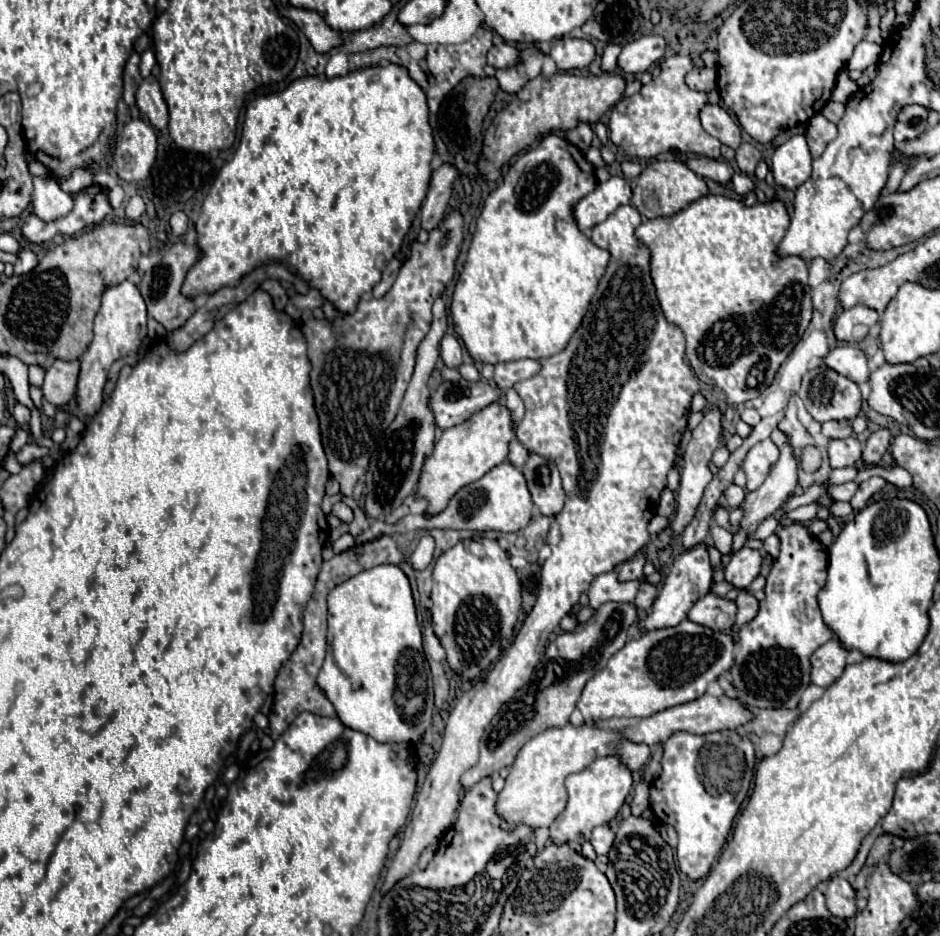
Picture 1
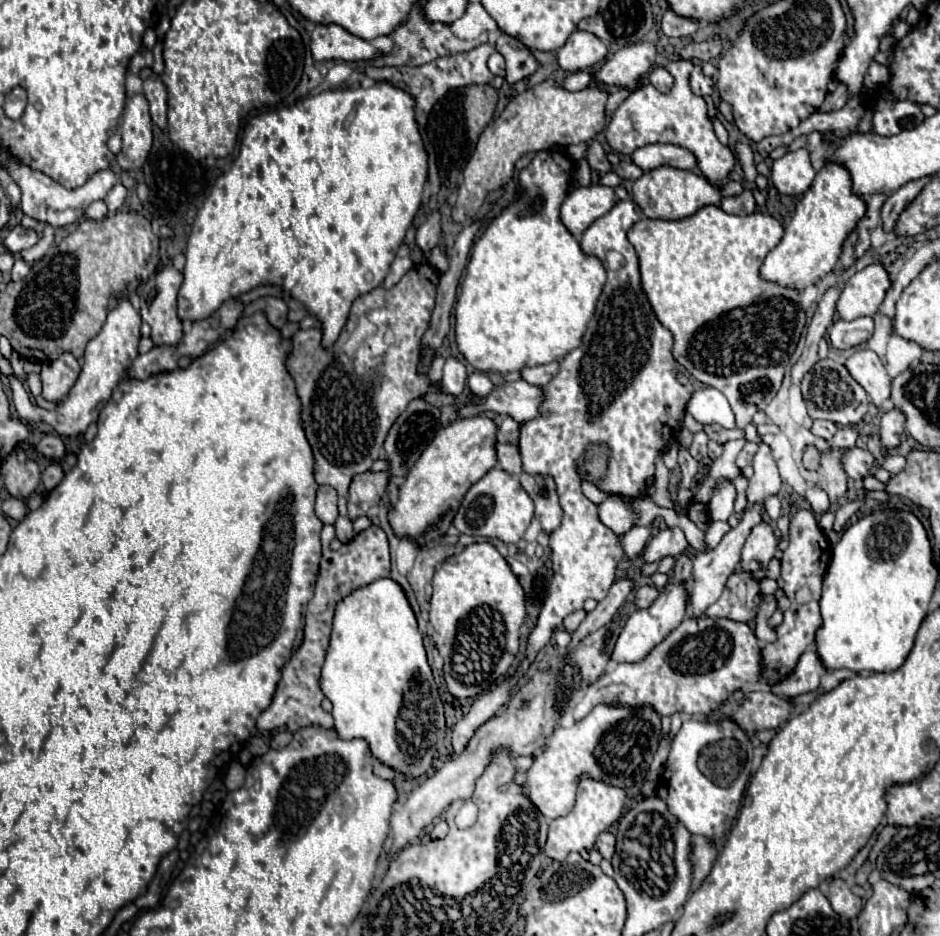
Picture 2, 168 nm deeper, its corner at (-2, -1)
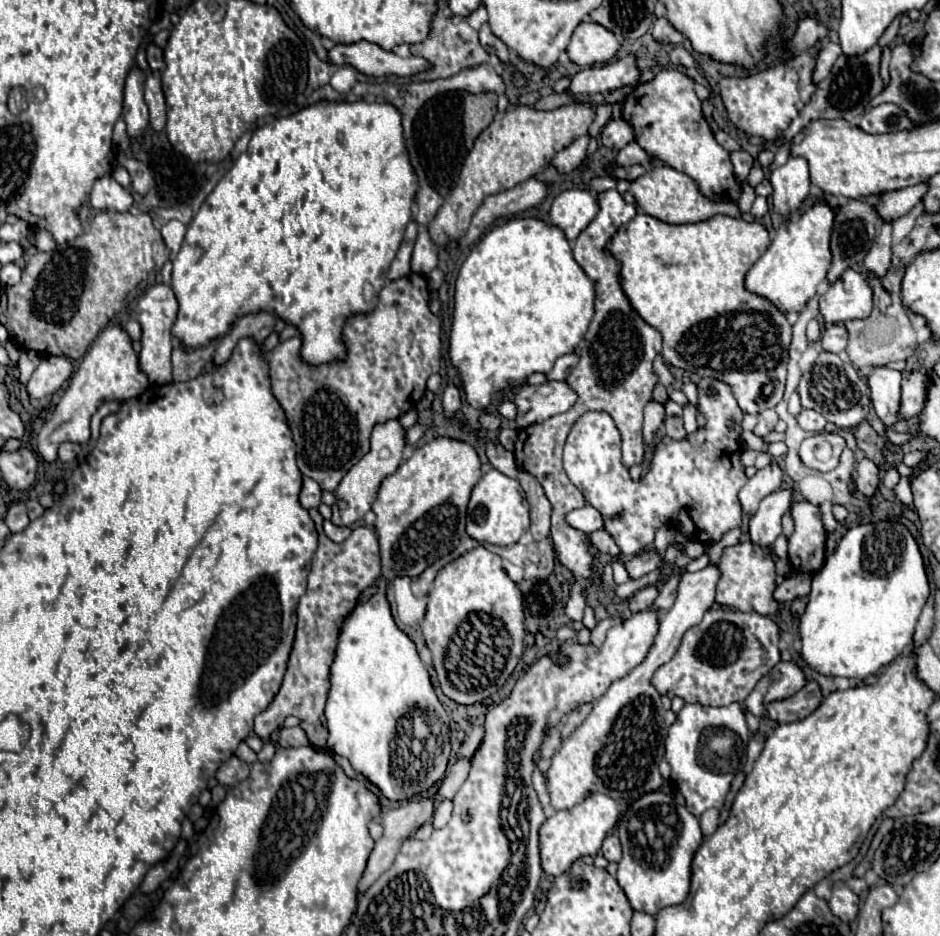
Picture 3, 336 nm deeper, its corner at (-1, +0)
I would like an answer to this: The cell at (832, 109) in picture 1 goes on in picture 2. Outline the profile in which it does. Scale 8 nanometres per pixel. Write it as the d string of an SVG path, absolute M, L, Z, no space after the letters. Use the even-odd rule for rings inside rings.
M838 82L836 90L826 94L826 100L822 102L822 106L818 108L818 112L832 112L832 110L840 110L846 102L850 100L850 94L846 90L846 86L842 82Z

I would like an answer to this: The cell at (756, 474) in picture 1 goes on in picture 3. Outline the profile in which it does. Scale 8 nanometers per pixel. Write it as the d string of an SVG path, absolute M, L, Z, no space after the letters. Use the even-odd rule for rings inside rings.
M773 461L767 467L759 469L747 483L745 487L739 491L739 501L745 513L753 515L759 507L759 503L769 495L775 493L777 489L781 489L783 485L783 471L781 467Z

